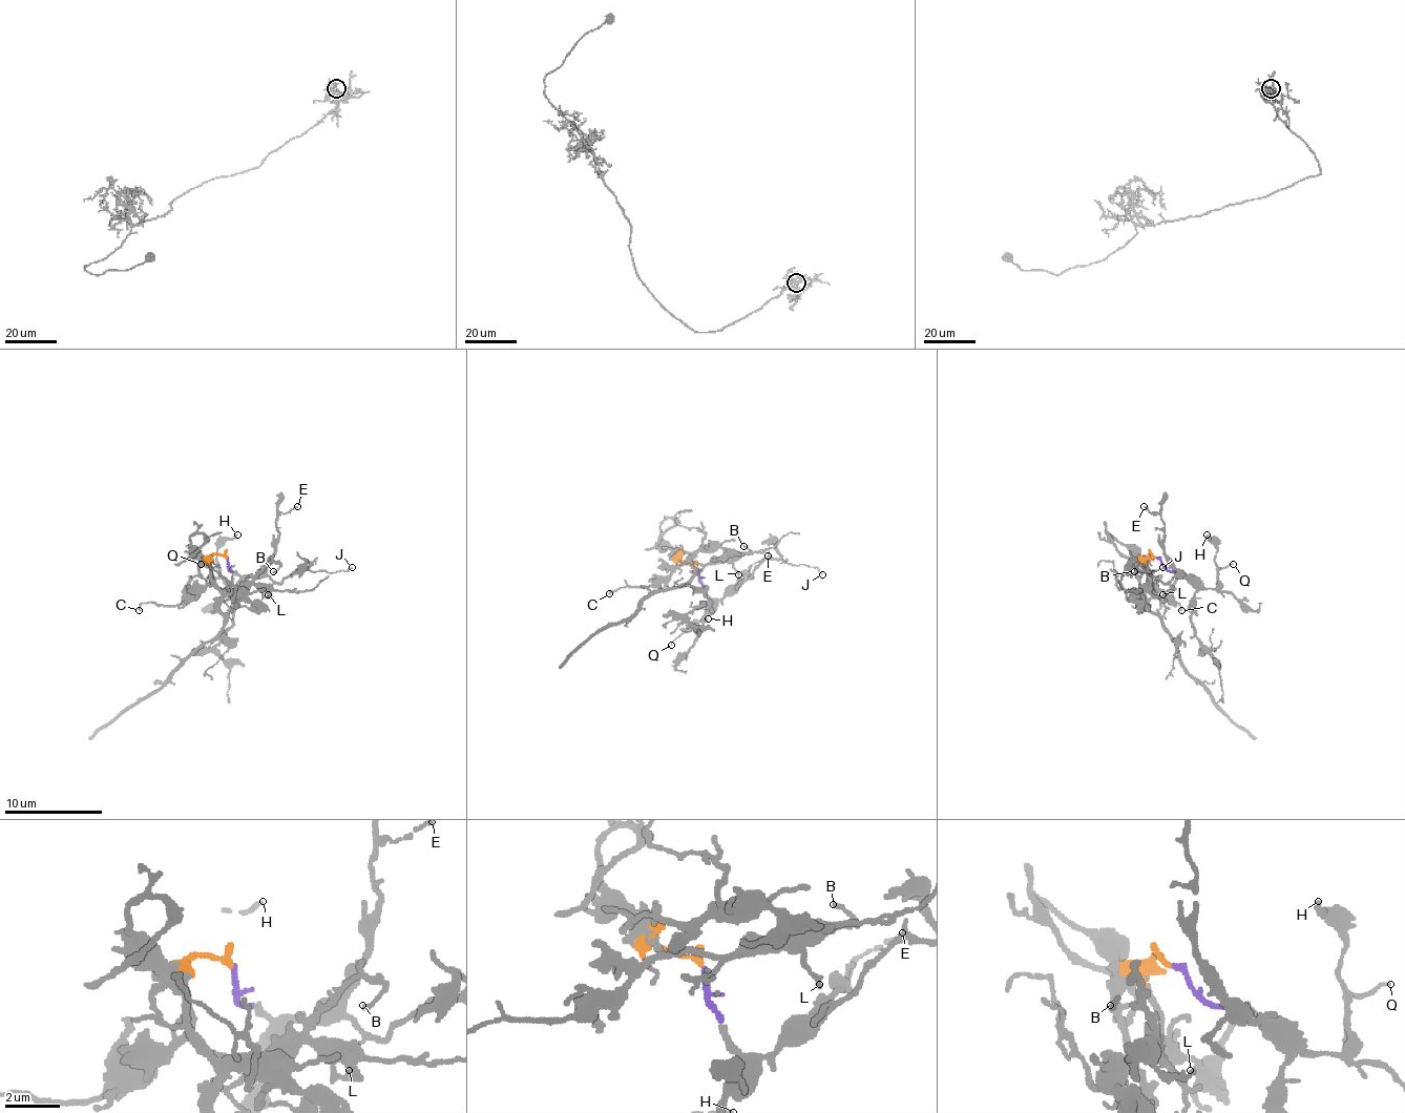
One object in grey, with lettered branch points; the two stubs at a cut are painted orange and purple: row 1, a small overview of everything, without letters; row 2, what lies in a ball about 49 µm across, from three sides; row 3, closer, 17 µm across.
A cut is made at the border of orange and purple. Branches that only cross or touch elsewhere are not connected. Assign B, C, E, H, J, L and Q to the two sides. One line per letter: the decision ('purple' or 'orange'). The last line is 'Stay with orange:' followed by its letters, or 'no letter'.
B: orange
C: orange
E: purple
H: purple
J: purple
L: orange
Q: purple
Stay with orange: B, C, L

